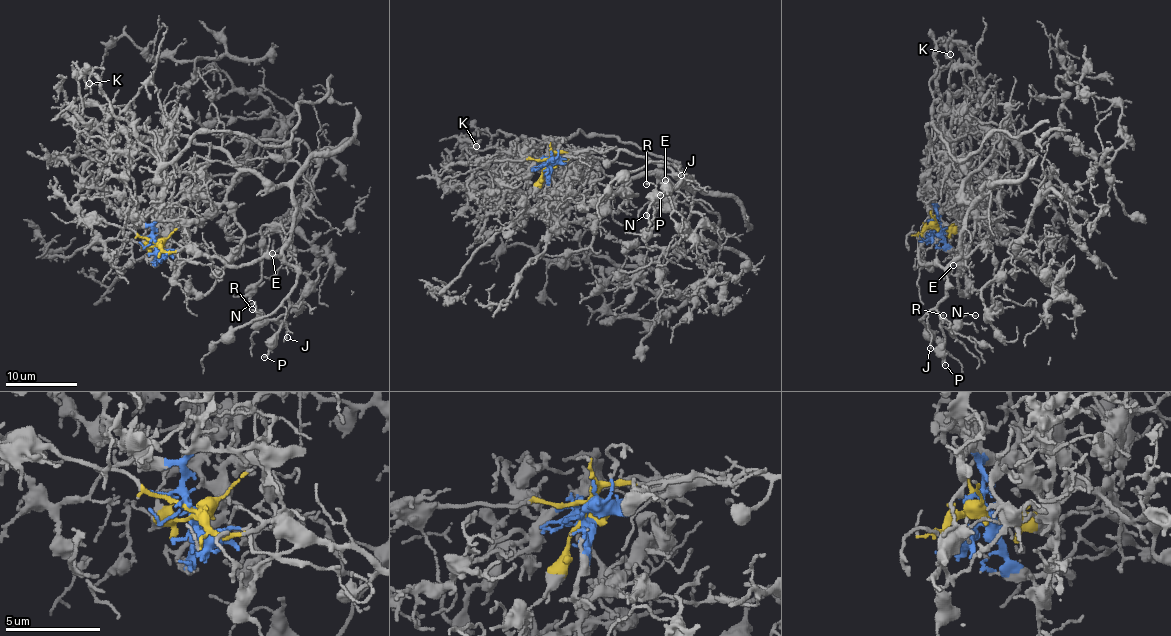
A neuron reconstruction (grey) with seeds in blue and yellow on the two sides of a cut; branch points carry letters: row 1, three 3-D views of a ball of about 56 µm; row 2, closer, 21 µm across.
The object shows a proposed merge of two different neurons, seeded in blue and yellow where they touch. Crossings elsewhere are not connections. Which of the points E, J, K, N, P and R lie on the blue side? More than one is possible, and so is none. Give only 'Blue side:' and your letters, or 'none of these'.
Blue side: K

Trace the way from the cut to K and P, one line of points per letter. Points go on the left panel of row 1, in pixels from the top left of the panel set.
K: (157, 245), (153, 223), (162, 203), (159, 161), (112, 111), (91, 73), (85, 74), (85, 85), (88, 82)
P: (157, 245), (164, 251), (194, 248), (243, 266), (278, 256), (294, 268), (297, 282), (276, 345), (264, 357)

